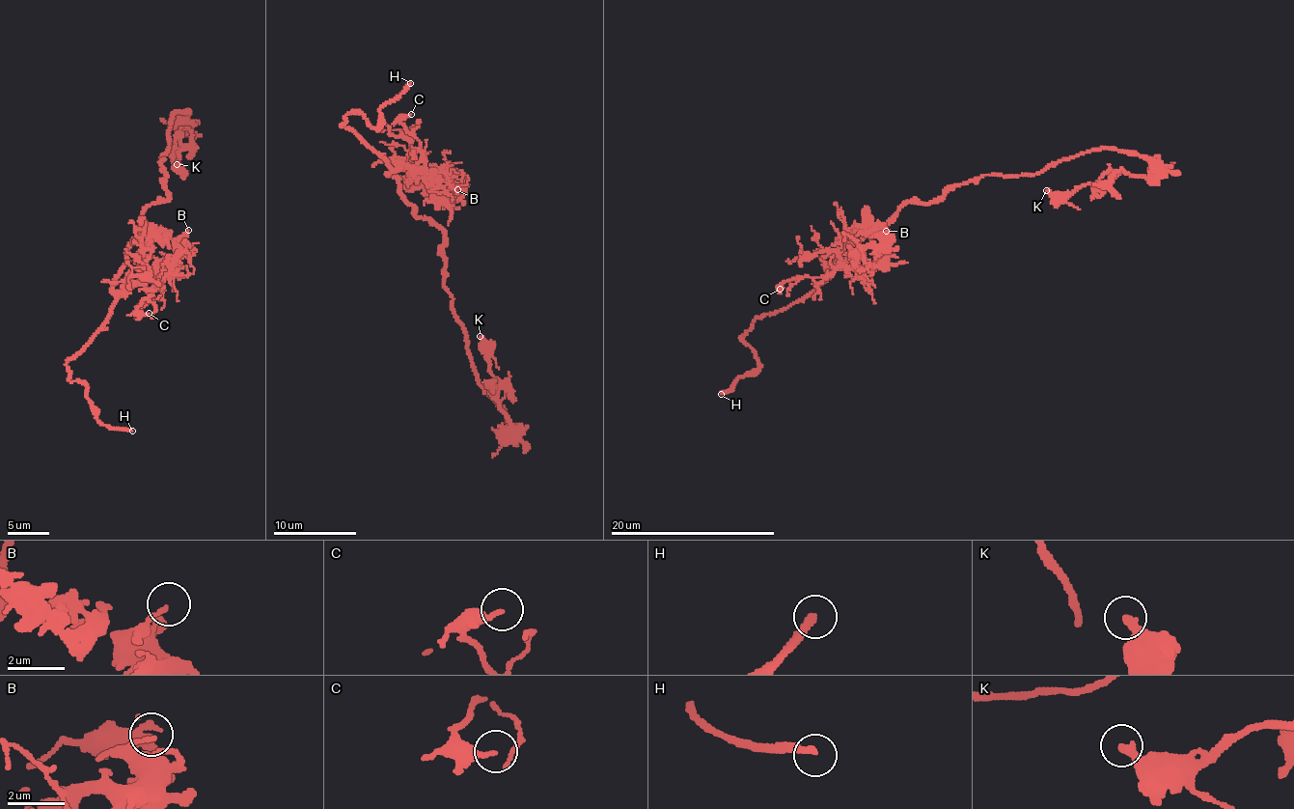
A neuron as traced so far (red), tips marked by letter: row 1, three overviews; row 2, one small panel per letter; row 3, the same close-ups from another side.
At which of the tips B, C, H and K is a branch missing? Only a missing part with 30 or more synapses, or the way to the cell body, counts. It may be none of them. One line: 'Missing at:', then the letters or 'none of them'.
Missing at: H

